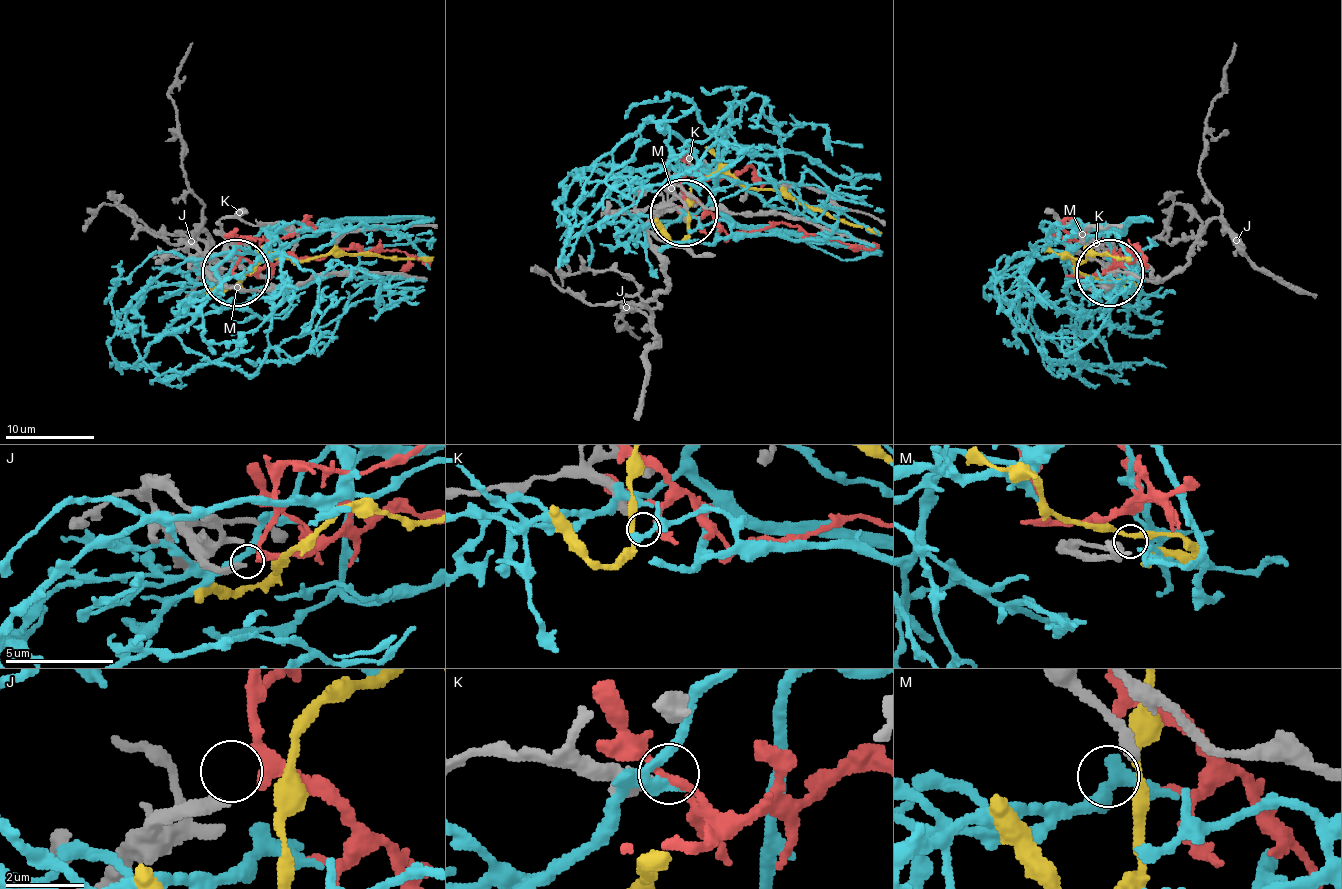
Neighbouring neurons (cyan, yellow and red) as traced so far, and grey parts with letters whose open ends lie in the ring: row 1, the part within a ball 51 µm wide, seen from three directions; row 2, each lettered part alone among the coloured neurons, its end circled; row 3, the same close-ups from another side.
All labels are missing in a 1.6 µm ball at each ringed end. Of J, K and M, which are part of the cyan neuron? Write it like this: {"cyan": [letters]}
{"cyan": []}

